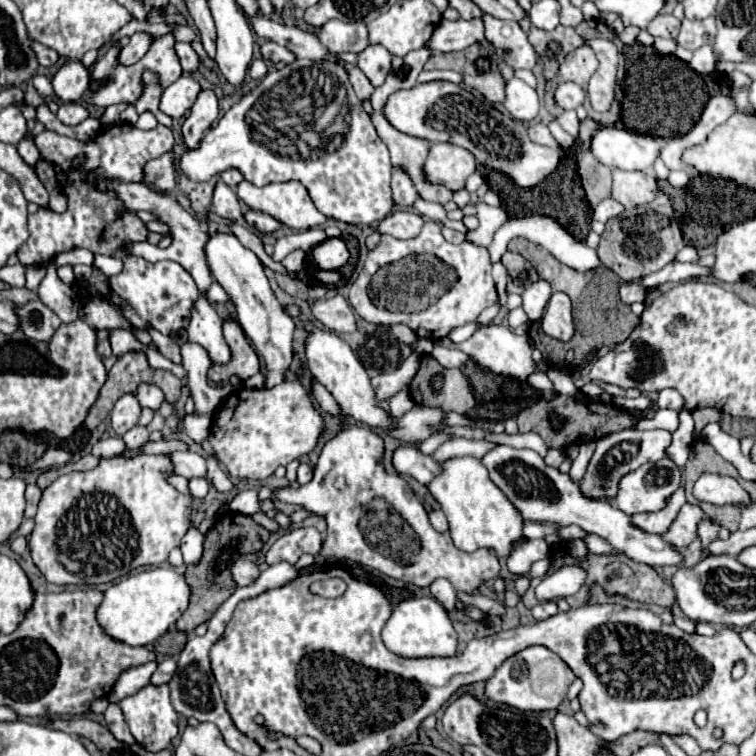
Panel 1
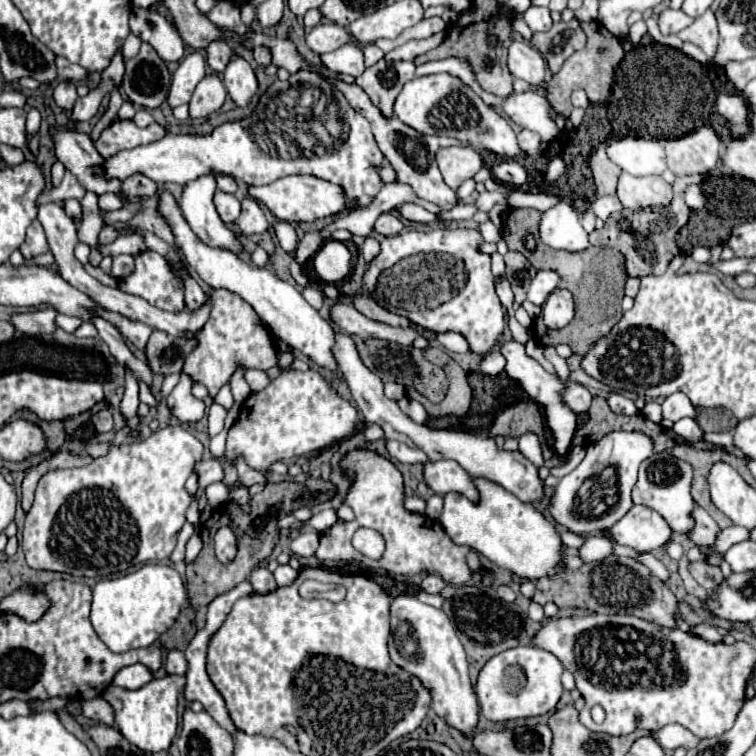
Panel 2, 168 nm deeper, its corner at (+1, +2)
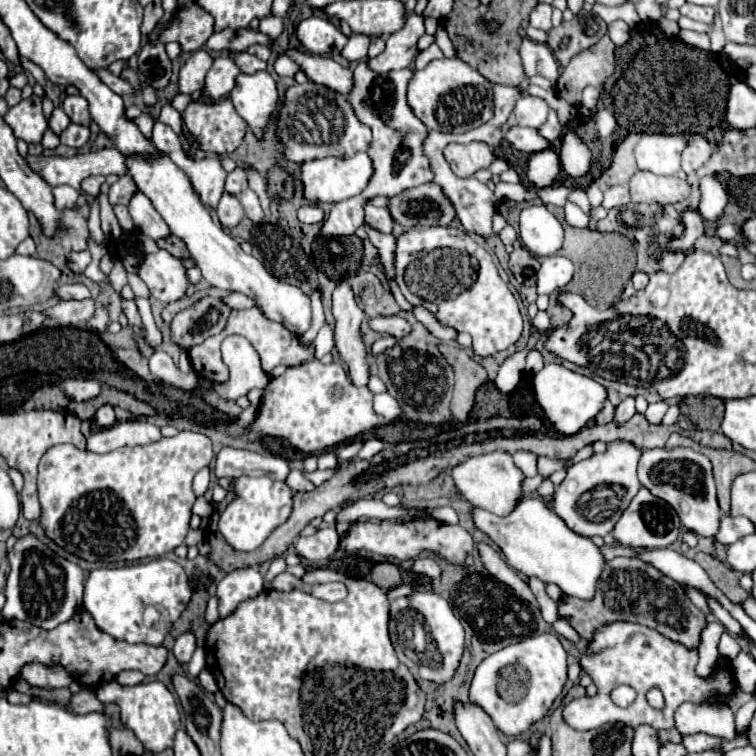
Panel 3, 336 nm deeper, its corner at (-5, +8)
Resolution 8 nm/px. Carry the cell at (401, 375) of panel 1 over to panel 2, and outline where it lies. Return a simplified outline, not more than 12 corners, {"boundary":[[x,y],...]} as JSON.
{"boundary":[[346,333],[334,359],[366,423],[386,439],[454,459],[520,501],[542,497],[538,469],[476,433],[428,429],[384,395]]}

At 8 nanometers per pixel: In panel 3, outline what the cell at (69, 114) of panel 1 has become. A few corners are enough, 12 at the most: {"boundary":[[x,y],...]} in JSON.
{"boundary":[[56,107],[50,117],[50,127],[56,133],[68,127],[70,117],[62,107]]}

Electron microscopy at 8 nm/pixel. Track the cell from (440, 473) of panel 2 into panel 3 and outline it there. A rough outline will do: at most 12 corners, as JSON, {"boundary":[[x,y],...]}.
{"boundary":[[506,451],[474,455],[450,469],[472,503],[508,515],[522,471]]}

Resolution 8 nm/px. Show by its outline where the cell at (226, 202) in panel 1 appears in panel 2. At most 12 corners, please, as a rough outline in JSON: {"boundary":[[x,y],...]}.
{"boundary":[[216,191],[214,205],[224,223],[240,215],[234,195]]}

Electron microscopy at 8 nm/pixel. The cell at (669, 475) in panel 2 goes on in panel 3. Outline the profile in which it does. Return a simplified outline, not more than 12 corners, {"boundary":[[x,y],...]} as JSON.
{"boundary":[[650,449],[638,479],[714,537],[720,523],[708,457],[694,449]]}

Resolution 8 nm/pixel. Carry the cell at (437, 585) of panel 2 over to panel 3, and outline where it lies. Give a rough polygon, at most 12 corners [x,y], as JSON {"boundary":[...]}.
{"boundary":[[416,559],[414,571],[430,579],[442,575],[434,559]]}

